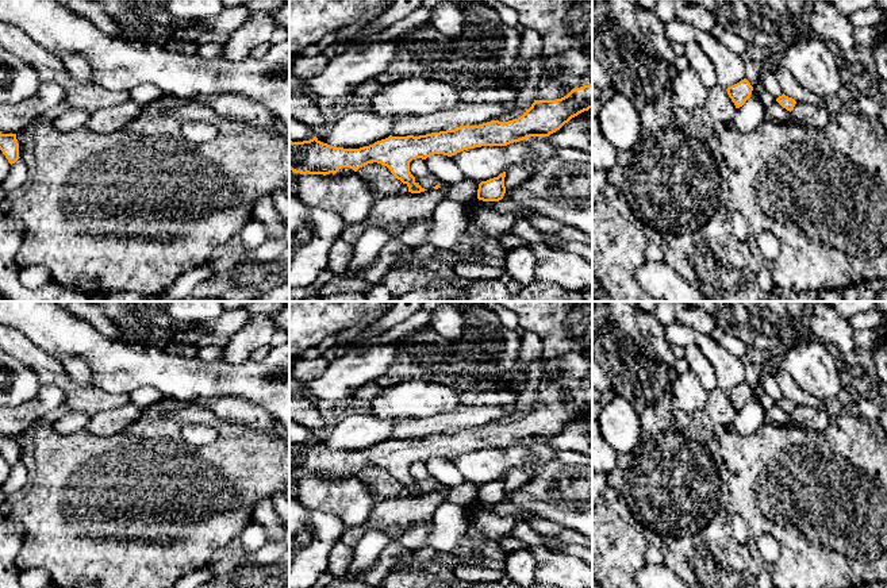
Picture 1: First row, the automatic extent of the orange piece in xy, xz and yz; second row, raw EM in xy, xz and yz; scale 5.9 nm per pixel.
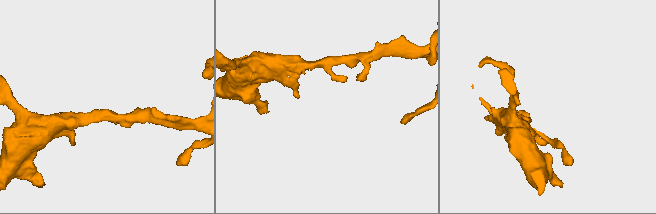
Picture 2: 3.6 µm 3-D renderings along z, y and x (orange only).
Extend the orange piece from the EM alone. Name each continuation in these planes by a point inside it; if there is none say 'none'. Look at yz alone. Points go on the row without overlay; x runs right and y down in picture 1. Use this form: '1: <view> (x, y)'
none

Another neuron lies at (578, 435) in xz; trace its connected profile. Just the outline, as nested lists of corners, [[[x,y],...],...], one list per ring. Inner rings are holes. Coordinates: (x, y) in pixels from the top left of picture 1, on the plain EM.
[[[592,411],[579,416],[549,438],[558,451],[571,450],[592,456]]]

